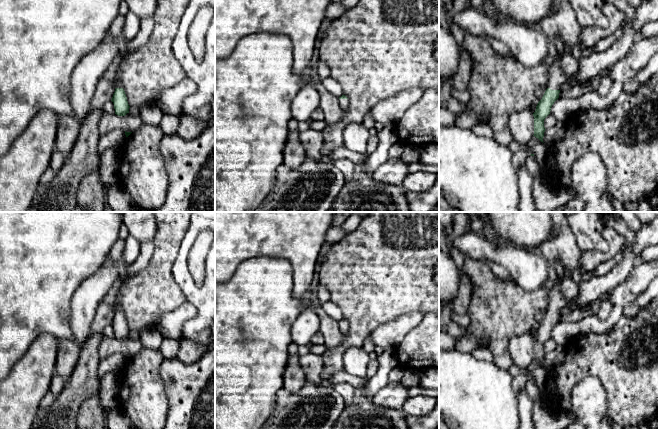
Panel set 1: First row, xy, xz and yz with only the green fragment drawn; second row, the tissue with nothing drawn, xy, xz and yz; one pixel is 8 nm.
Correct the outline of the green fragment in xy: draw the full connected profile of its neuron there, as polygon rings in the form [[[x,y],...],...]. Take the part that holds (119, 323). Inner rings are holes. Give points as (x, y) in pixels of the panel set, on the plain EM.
[[[115,302],[113,307],[115,311],[115,316],[111,325],[114,328],[115,338],[118,340],[125,340],[127,337],[129,337],[130,332],[125,315],[121,306],[117,302]]]

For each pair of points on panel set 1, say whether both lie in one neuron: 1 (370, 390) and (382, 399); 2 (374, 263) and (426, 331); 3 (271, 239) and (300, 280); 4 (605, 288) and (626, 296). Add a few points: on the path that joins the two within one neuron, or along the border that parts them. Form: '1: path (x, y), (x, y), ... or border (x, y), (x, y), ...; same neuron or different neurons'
1: border (389, 382), (372, 396); different neurons
2: border (428, 311), (425, 313); different neurons
3: path (283, 245), (300, 262), (300, 268); same neuron
4: border (628, 275), (606, 294); different neurons

